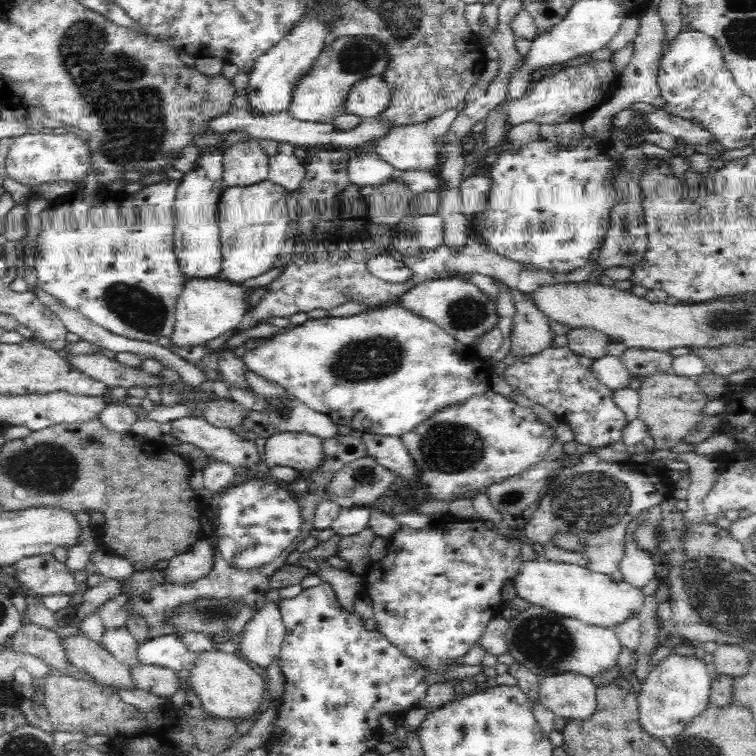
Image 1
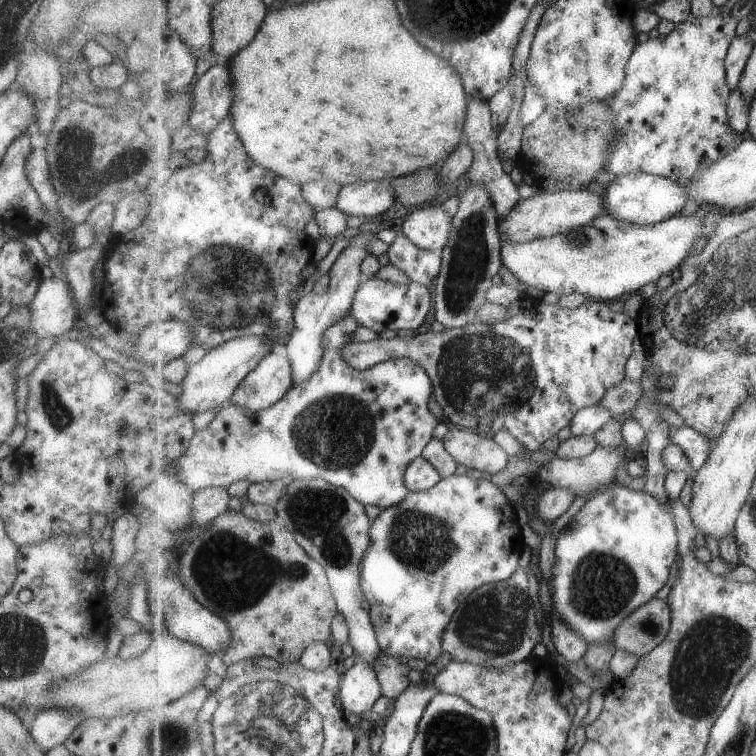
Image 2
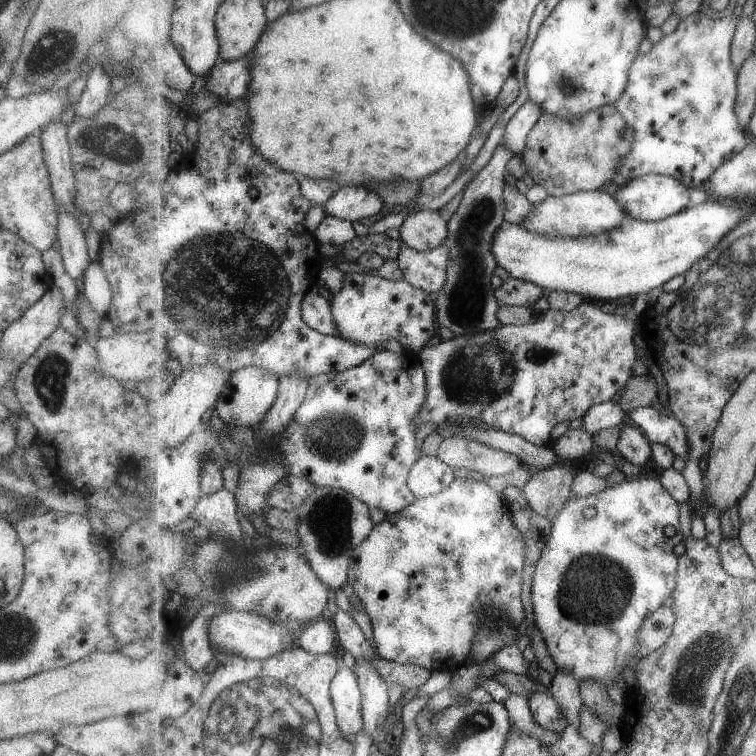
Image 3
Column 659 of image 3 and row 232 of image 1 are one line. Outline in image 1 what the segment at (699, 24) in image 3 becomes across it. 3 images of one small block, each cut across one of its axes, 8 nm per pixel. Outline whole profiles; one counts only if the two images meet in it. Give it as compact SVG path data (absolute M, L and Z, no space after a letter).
M171 179L144 187L134 194L122 192L111 193L107 187L101 187L100 191L95 195L87 196L75 191L49 201L49 206L41 212L41 231L36 238L36 247L34 250L34 268L38 278L38 288L57 301L60 301L60 304L66 306L66 308L78 311L80 315L88 318L88 320L94 322L94 324L109 330L112 334L151 343L156 343L159 338L169 337L175 327L177 299L186 286L173 247L173 231L176 222L173 210L179 185L179 180Z

